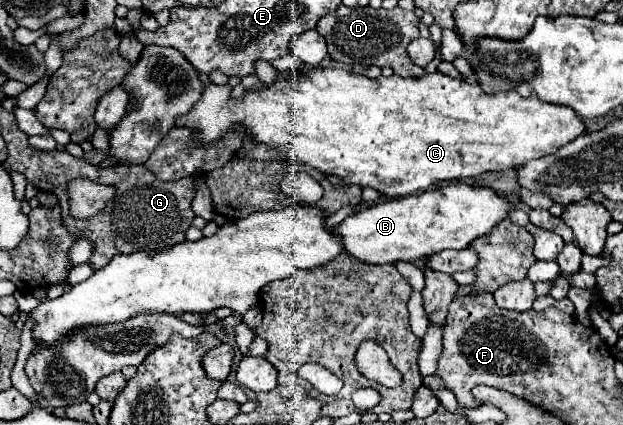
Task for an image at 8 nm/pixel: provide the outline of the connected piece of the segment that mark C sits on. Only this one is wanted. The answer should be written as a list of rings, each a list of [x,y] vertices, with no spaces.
[[[313,68],[305,74],[299,76],[299,82],[289,82],[289,80],[277,80],[273,84],[269,84],[269,88],[261,90],[261,92],[247,92],[241,100],[229,100],[229,86],[217,86],[217,84],[207,84],[205,92],[201,96],[201,100],[193,106],[193,110],[187,116],[181,116],[177,120],[177,126],[189,126],[189,128],[197,128],[197,140],[199,142],[213,142],[217,138],[221,138],[231,126],[233,122],[239,122],[241,126],[245,126],[245,132],[255,140],[255,142],[265,142],[271,144],[275,148],[281,150],[281,154],[285,154],[291,162],[299,162],[299,164],[309,164],[317,170],[321,170],[323,174],[337,174],[345,184],[359,184],[359,186],[371,186],[377,192],[385,194],[387,198],[399,198],[399,196],[411,196],[417,192],[425,192],[429,186],[433,186],[435,182],[441,180],[463,180],[463,178],[471,178],[471,176],[479,176],[483,172],[489,170],[509,170],[509,168],[519,168],[521,164],[527,164],[533,158],[541,158],[545,154],[553,154],[557,152],[557,148],[565,146],[567,142],[575,140],[579,134],[583,134],[585,124],[583,120],[579,120],[579,116],[573,112],[573,108],[565,108],[565,106],[557,106],[557,104],[547,104],[543,100],[539,100],[537,96],[519,96],[513,90],[507,92],[493,92],[493,94],[485,94],[481,84],[475,82],[467,82],[465,78],[451,78],[447,74],[441,74],[439,70],[435,70],[433,74],[423,74],[419,78],[403,78],[397,74],[391,76],[379,76],[379,78],[367,78],[367,76],[359,76],[341,68]]]

